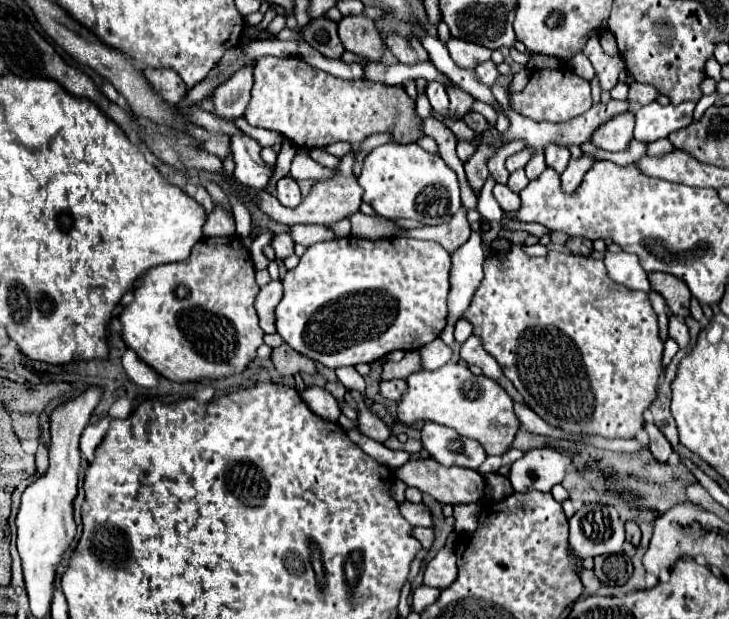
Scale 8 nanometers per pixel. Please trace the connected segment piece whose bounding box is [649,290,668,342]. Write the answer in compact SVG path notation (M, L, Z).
M653 290L649 294L649 299L655 313L658 315L660 338L663 342L665 342L665 340L668 338L668 310L666 302L660 294Z

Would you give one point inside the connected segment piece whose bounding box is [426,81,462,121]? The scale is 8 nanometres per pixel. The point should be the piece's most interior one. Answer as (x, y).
(436, 93)

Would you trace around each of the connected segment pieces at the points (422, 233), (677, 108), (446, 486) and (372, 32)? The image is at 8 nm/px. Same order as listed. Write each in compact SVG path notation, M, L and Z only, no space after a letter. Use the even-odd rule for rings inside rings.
M462 206L460 211L448 221L446 225L436 227L418 227L408 229L406 233L400 233L402 237L414 237L414 239L430 239L440 243L448 253L454 253L460 245L464 245L471 236L471 226L467 220L467 210Z
M652 101L650 105L640 107L636 115L636 129L634 137L640 141L656 141L662 137L668 137L672 131L684 129L692 123L696 103L684 101L680 105L660 105L658 101Z
M432 457L428 459L412 459L406 465L398 467L394 475L404 481L408 487L416 487L422 493L432 495L442 505L458 505L458 503L478 503L484 495L484 477L478 471L462 469L462 467L444 467Z
M364 15L344 17L338 21L338 33L346 51L362 55L370 63L378 63L384 57L386 47L382 47L380 31L376 23Z

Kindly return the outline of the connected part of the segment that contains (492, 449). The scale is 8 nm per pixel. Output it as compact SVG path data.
M448 363L436 371L412 373L406 383L408 391L398 405L398 419L406 425L414 421L434 421L452 427L462 437L476 439L486 455L504 455L520 429L520 419L514 413L514 403L508 393L496 381L474 375L468 367Z

